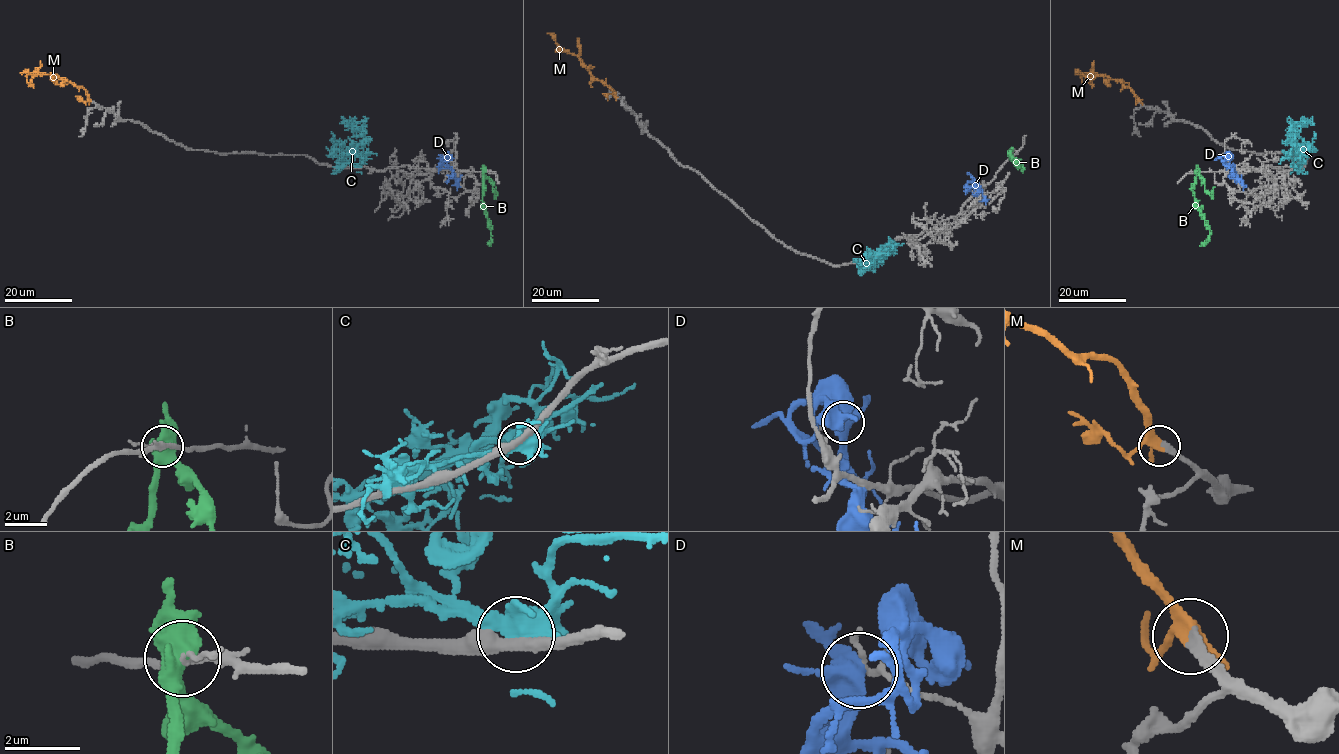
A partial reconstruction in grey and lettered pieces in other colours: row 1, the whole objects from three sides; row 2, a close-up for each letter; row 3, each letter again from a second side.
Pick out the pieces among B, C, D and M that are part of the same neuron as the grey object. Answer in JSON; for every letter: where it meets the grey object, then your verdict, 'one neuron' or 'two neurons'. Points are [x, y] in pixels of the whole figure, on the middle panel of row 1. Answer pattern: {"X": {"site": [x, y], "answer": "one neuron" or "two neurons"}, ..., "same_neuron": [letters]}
{"B": {"site": [1011, 155], "answer": "two neurons"}, "C": {"site": [884, 252], "answer": "two neurons"}, "D": {"site": [970, 187], "answer": "two neurons"}, "M": {"site": [617, 97], "answer": "one neuron"}, "same_neuron": ["M"]}

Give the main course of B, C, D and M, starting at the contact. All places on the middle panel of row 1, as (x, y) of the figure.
B: (1011, 154), (1018, 168), (1016, 158)
C: (884, 252), (878, 255), (889, 248), (867, 270)
D: (970, 187), (975, 185), (984, 196), (983, 201)
M: (617, 97), (593, 78), (576, 55), (563, 51), (555, 40)

